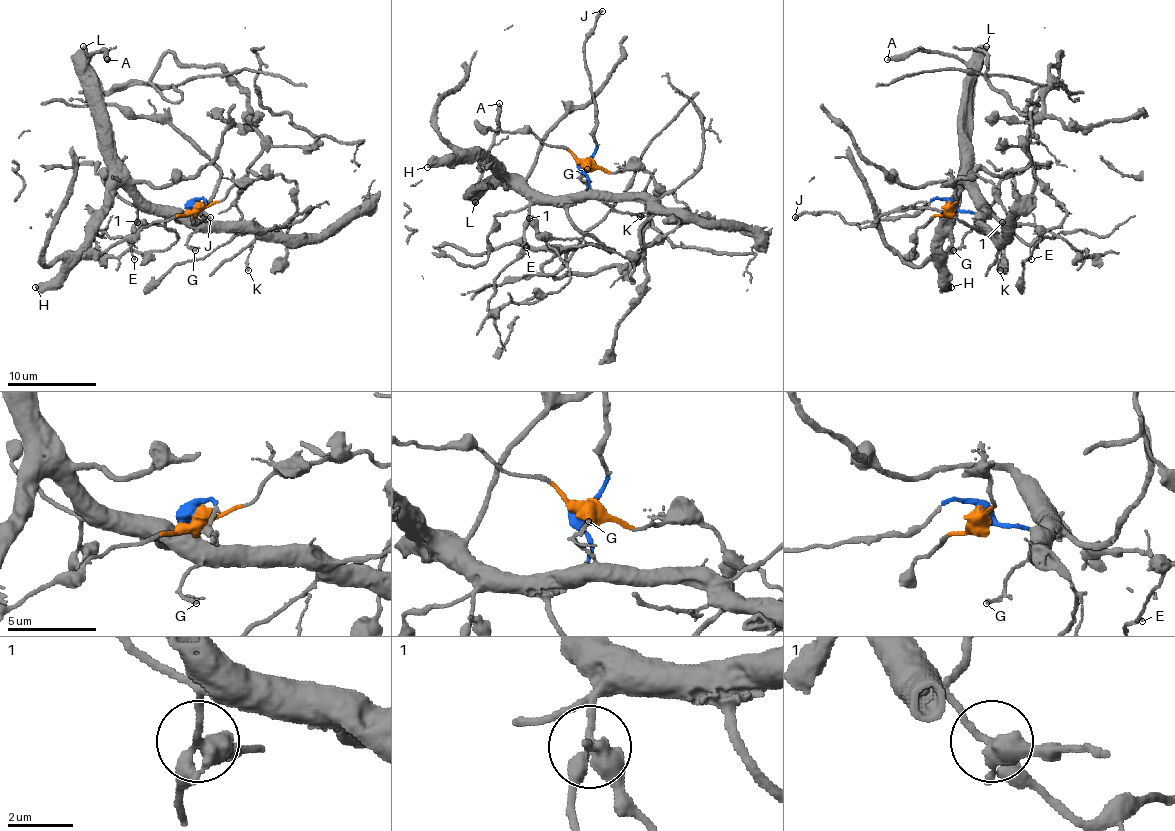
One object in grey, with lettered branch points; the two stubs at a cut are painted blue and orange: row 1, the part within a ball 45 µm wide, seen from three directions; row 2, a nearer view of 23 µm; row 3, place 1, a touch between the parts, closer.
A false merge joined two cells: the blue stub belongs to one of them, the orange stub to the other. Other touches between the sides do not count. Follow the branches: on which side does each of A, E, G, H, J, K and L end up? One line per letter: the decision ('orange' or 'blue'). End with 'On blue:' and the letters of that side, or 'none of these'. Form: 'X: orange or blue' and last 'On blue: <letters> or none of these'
A: blue
E: blue
G: blue
H: blue
J: blue
K: blue
L: blue
On blue: A, E, G, H, J, K, L

